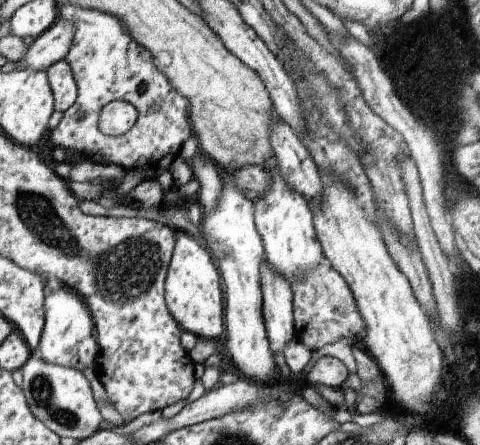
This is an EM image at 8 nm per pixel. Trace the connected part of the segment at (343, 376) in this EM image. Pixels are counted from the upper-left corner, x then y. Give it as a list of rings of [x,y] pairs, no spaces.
[[[322,356],[310,369],[306,380],[312,387],[317,384],[340,389],[346,383],[349,372],[344,363],[333,356]]]

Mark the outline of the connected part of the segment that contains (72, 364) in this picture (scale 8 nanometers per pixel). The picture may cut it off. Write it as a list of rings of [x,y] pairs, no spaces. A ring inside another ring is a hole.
[[[61,286],[45,297],[44,312],[45,325],[35,352],[38,357],[44,362],[79,371],[94,364],[98,349],[95,324],[83,298],[70,288]]]

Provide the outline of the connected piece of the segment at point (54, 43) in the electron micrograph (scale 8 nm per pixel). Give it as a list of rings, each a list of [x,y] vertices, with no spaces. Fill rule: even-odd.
[[[58,18],[54,25],[36,38],[36,40],[29,46],[26,56],[20,61],[26,63],[27,69],[47,70],[49,66],[52,66],[55,62],[65,58],[69,48],[72,46],[74,35],[75,26],[69,20]]]

